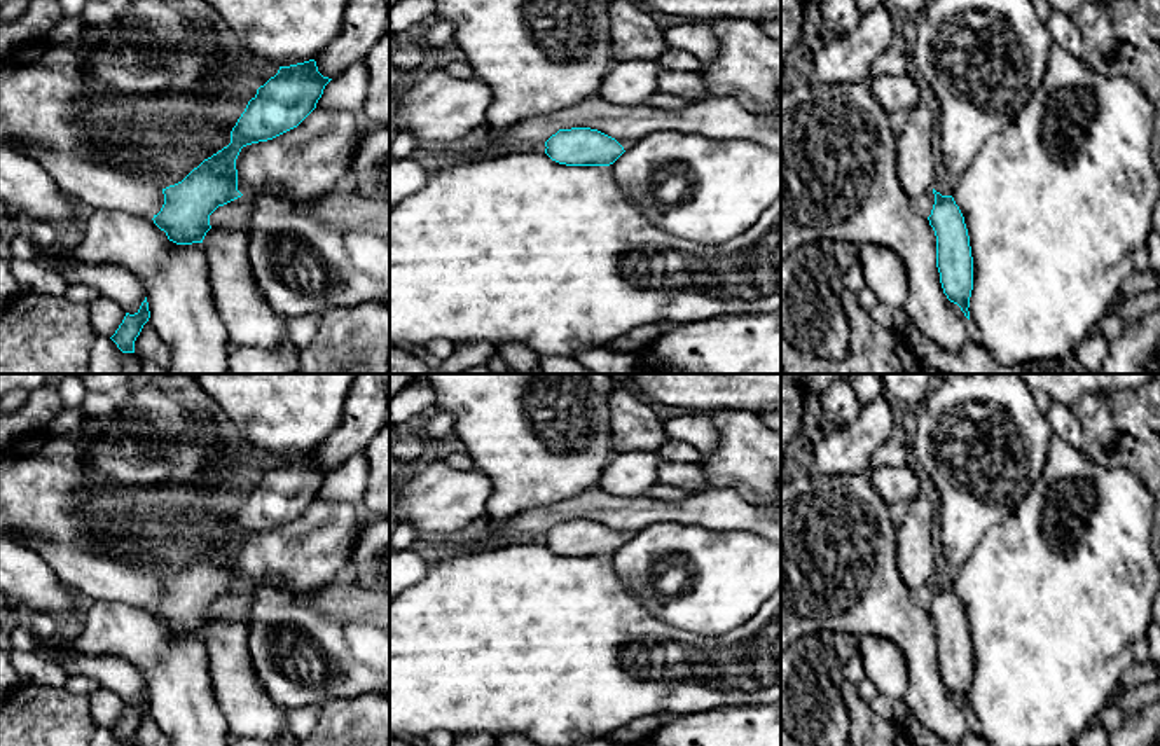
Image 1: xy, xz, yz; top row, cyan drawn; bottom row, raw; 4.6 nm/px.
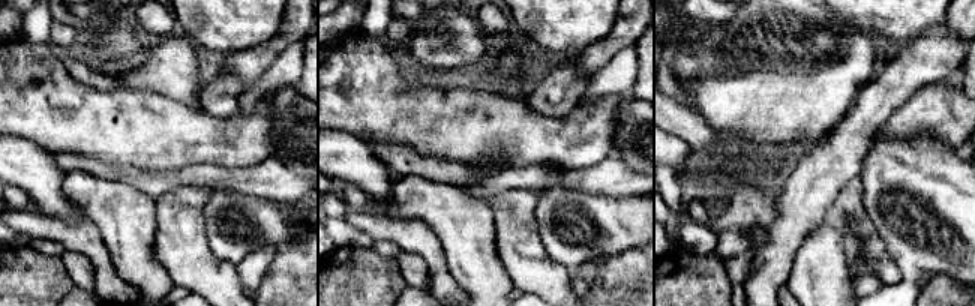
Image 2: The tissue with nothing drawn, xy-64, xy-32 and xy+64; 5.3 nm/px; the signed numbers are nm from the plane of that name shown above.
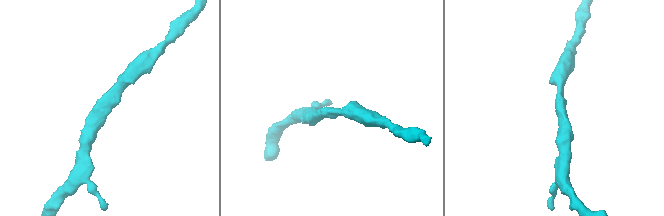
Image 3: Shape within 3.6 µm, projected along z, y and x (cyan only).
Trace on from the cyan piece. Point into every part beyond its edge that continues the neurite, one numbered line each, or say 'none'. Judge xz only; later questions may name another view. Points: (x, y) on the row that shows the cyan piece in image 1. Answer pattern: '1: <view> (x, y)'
none

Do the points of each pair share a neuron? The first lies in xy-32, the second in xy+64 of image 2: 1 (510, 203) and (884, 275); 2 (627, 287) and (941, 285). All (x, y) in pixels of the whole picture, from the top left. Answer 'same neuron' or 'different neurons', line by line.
1: different neurons
2: same neuron

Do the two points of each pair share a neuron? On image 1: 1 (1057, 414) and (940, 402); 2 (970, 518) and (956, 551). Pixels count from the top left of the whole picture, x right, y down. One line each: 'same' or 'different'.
1: different
2: same

